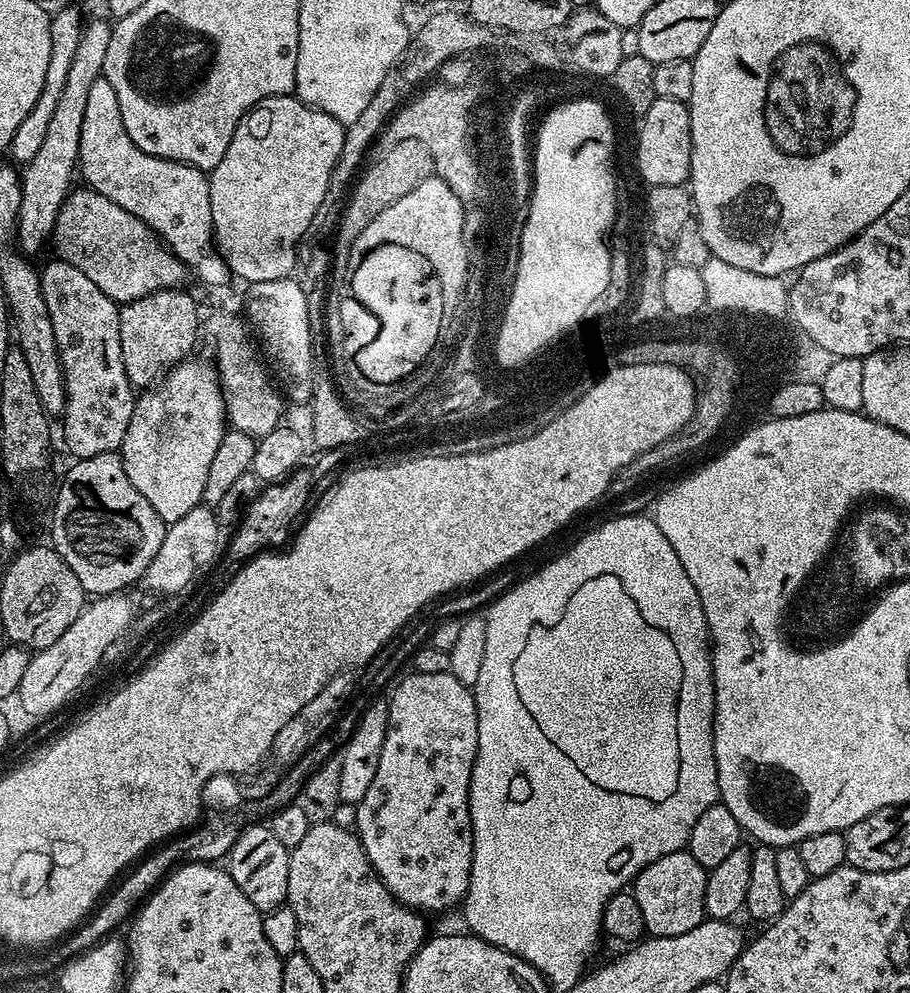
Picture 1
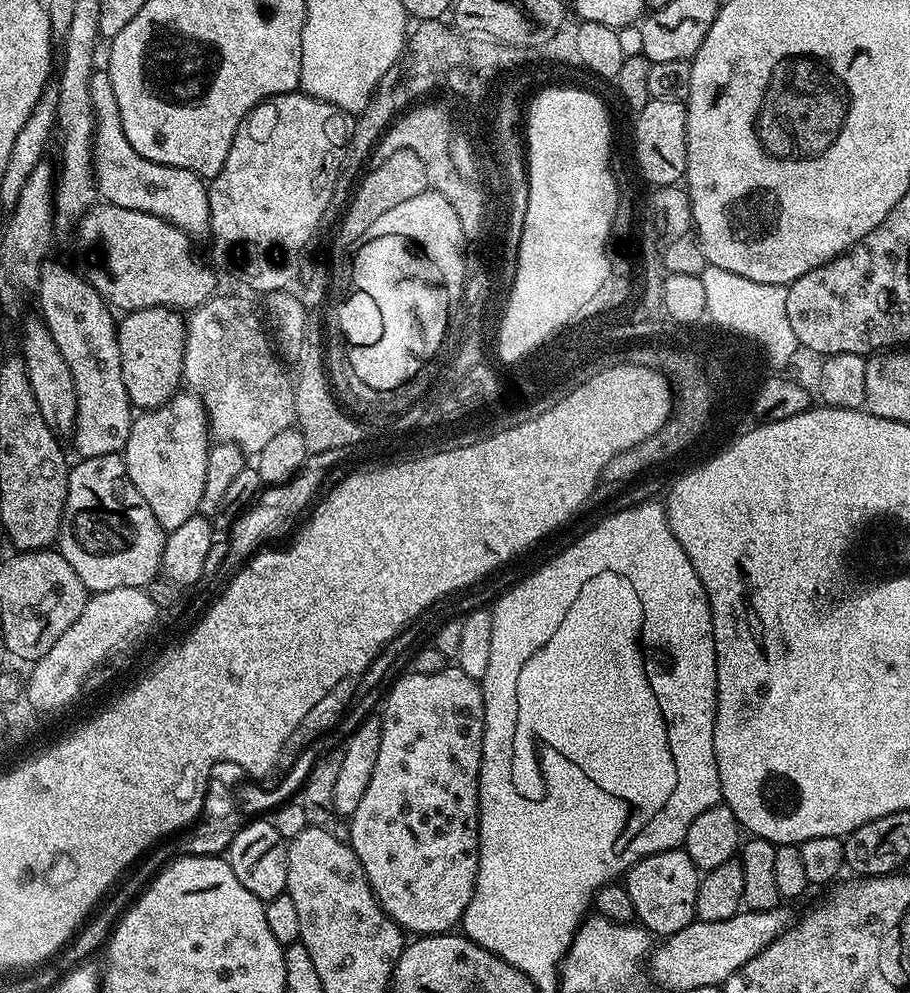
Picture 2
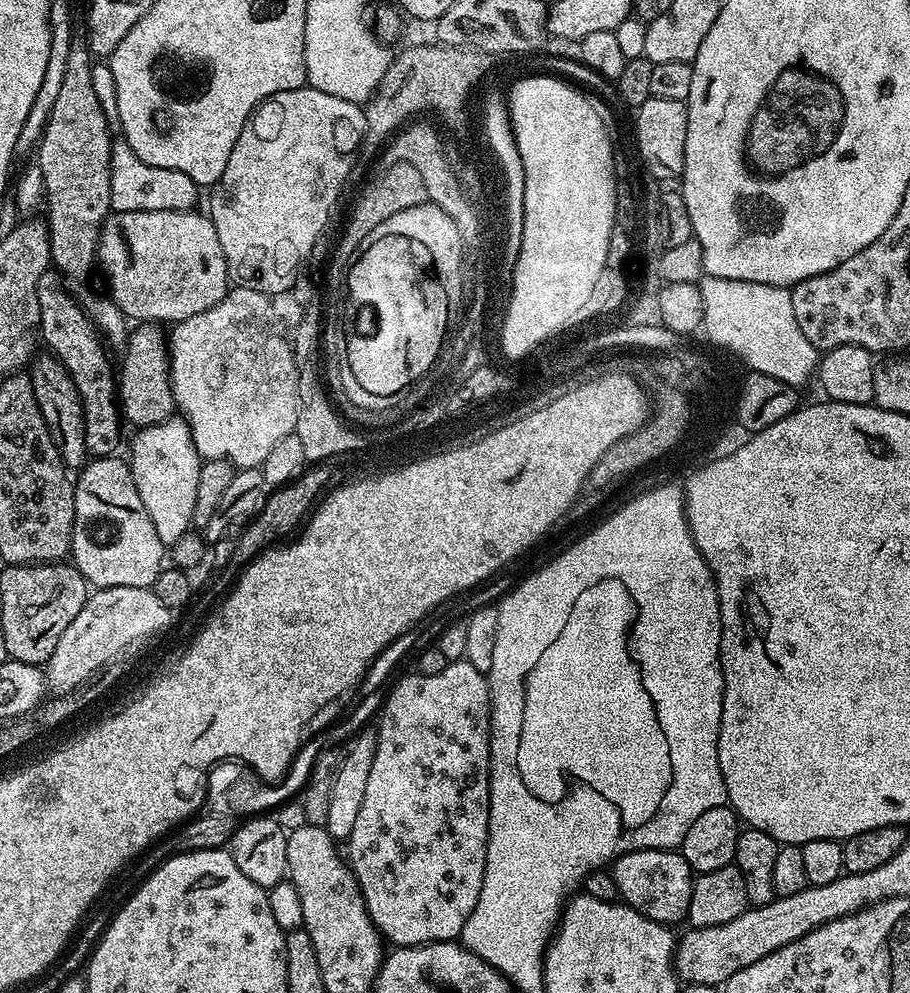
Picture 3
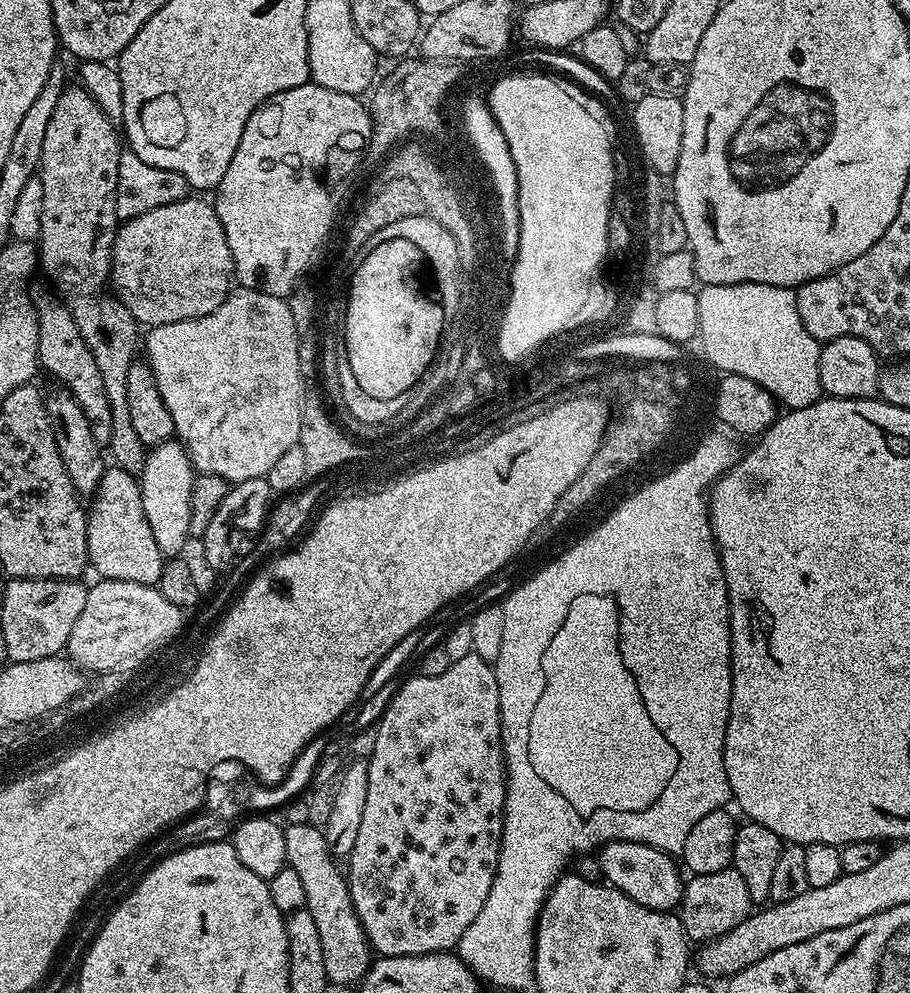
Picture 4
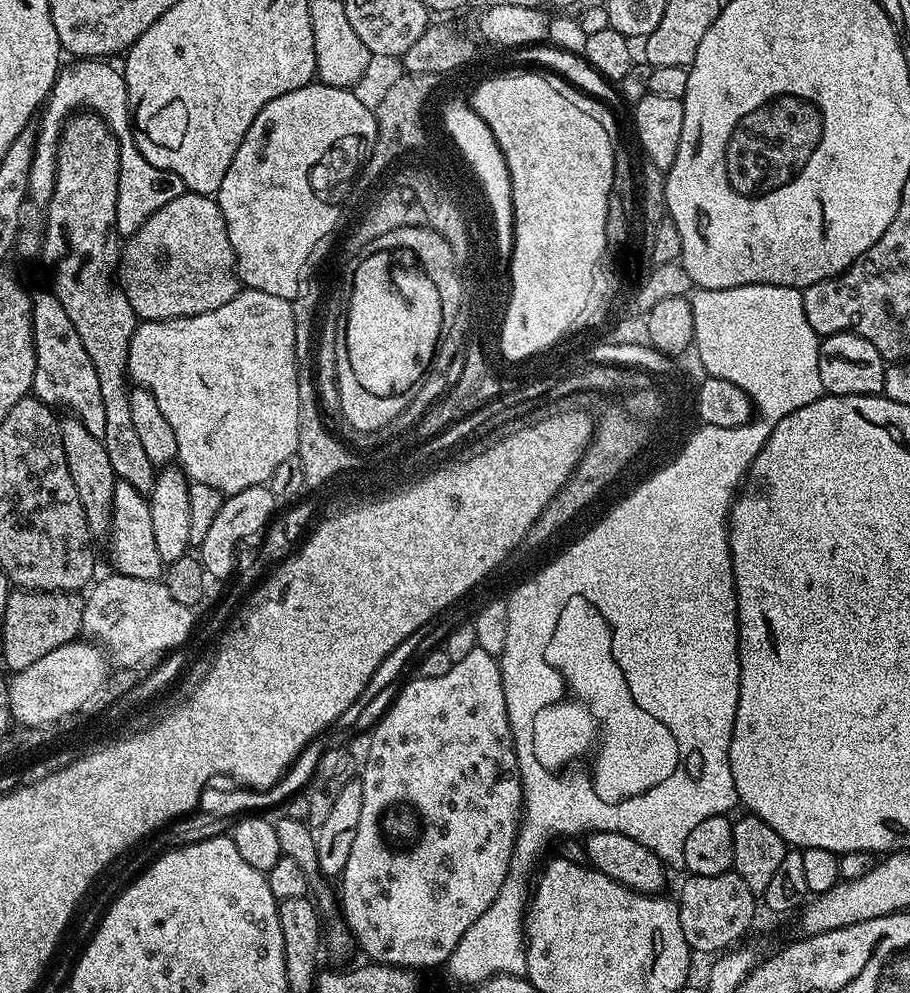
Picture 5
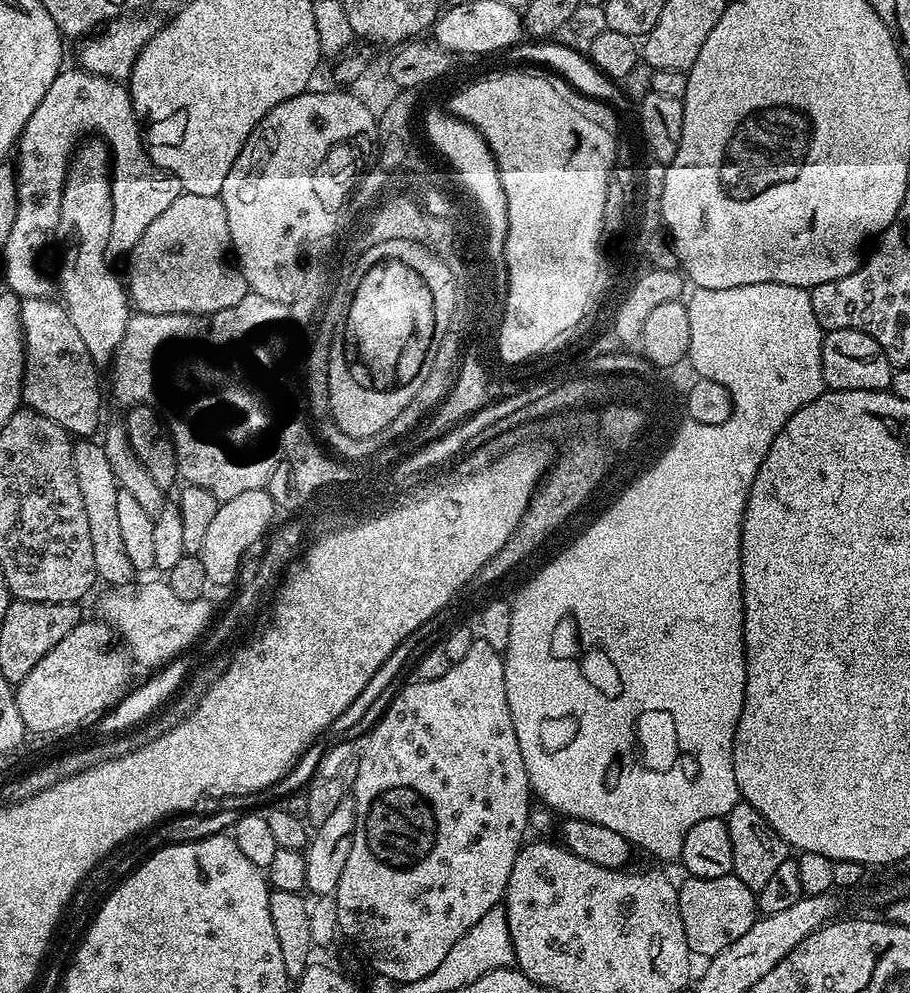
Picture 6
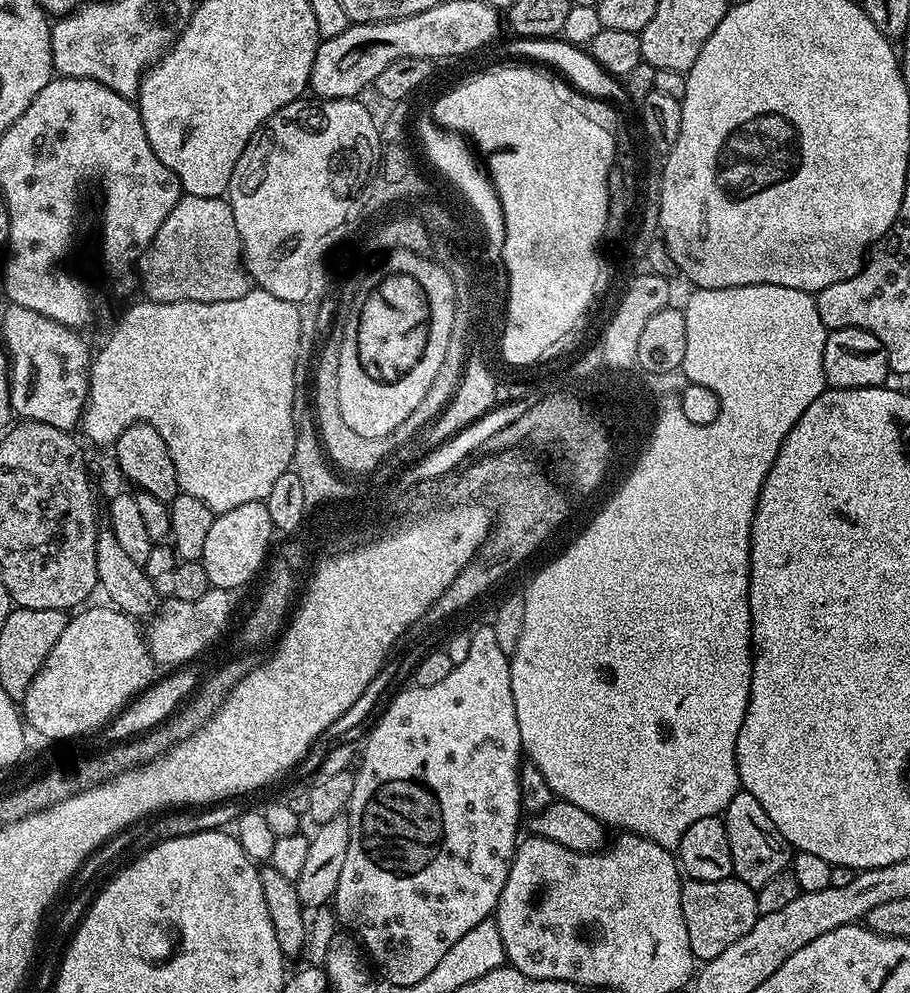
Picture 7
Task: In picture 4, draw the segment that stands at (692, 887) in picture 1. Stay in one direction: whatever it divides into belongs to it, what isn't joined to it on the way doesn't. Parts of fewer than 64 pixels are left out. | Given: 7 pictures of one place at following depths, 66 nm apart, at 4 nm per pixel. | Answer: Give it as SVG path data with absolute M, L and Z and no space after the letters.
M611 840L599 849L598 859L602 866L604 880L611 887L622 890L622 894L626 894L626 898L634 898L634 902L638 902L638 906L646 906L650 910L658 910L659 912L671 912L679 909L686 880L683 875L680 877L680 872L682 873L681 865L677 861L676 865L672 861L675 859L669 853L658 850L657 848L651 848L645 844L639 844L638 842Z

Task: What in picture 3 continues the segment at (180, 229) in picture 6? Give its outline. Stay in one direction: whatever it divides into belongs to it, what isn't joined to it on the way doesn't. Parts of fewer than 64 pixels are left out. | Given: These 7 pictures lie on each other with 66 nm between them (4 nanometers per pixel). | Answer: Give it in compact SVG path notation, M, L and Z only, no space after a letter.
M200 210L113 211L100 231L96 258L99 271L108 275L107 291L113 302L132 322L159 322L164 326L175 326L186 318L194 318L194 314L202 314L202 310L210 310L210 306L218 306L230 290L226 254L222 254L218 230L211 215L204 213L203 216Z

